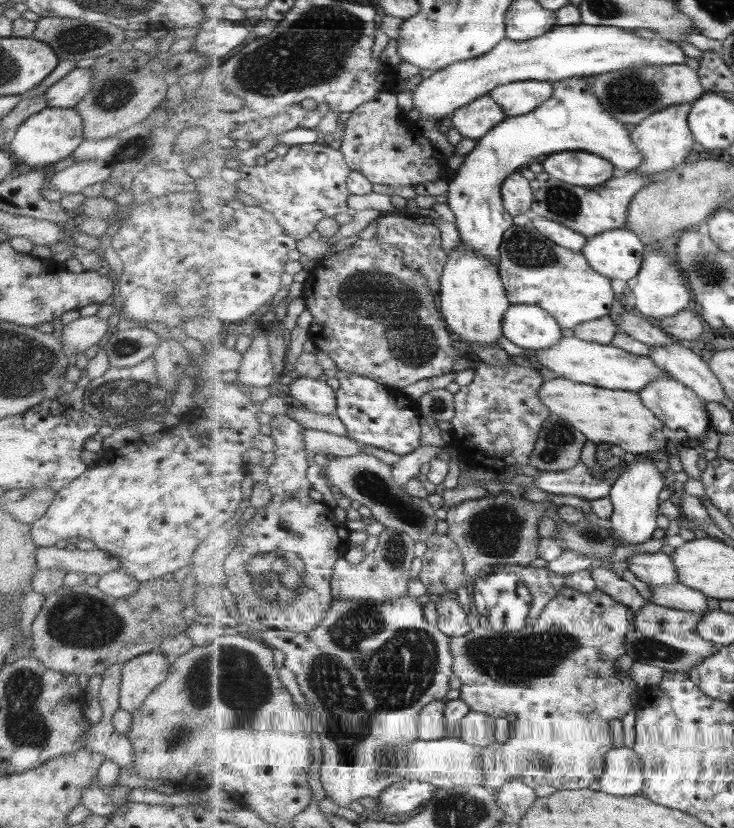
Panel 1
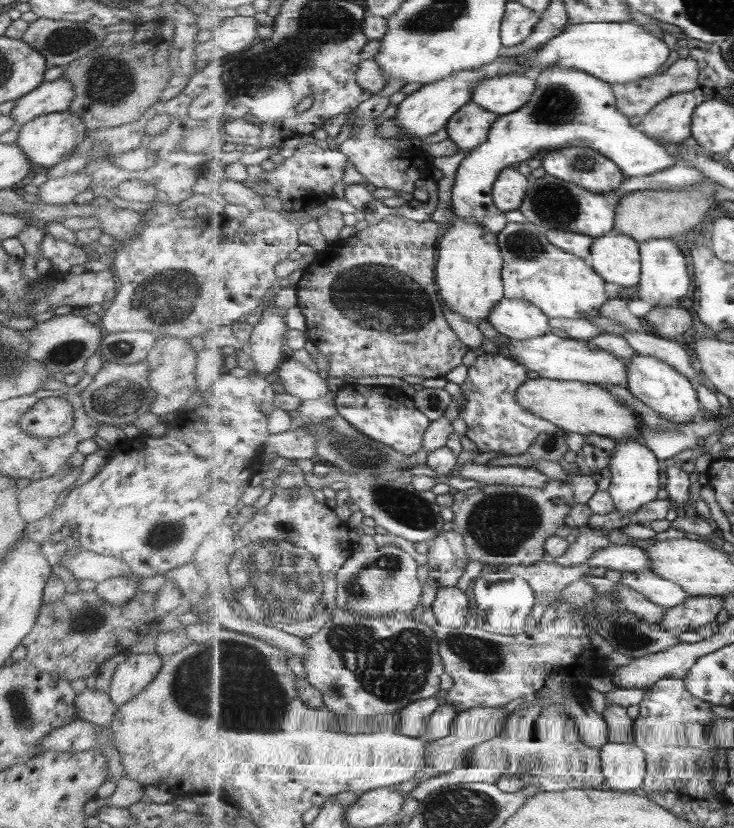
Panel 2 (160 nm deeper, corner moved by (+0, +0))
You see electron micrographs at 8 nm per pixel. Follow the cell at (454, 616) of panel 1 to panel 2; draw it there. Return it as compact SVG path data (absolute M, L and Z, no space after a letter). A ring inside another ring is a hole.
M457 586L437 590L431 607L438 623L446 627L461 628L467 624L467 617L473 615L467 591Z

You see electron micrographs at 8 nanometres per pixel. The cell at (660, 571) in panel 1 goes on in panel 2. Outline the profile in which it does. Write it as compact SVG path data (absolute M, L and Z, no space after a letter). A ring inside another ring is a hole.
M610 544L607 548L597 549L588 558L590 566L599 566L609 570L619 570L619 572L641 572L652 571L650 558L643 550L637 546Z

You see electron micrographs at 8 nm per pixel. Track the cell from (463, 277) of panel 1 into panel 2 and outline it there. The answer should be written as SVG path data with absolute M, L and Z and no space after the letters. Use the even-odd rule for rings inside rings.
M455 217L453 226L442 231L440 242L438 243L438 263L436 264L436 280L438 281L440 296L444 304L451 310L467 318L469 322L479 324L481 320L488 322L491 310L505 298L505 285L502 277L504 269L504 256L499 248L497 235L483 228L481 224L463 220L463 217Z

